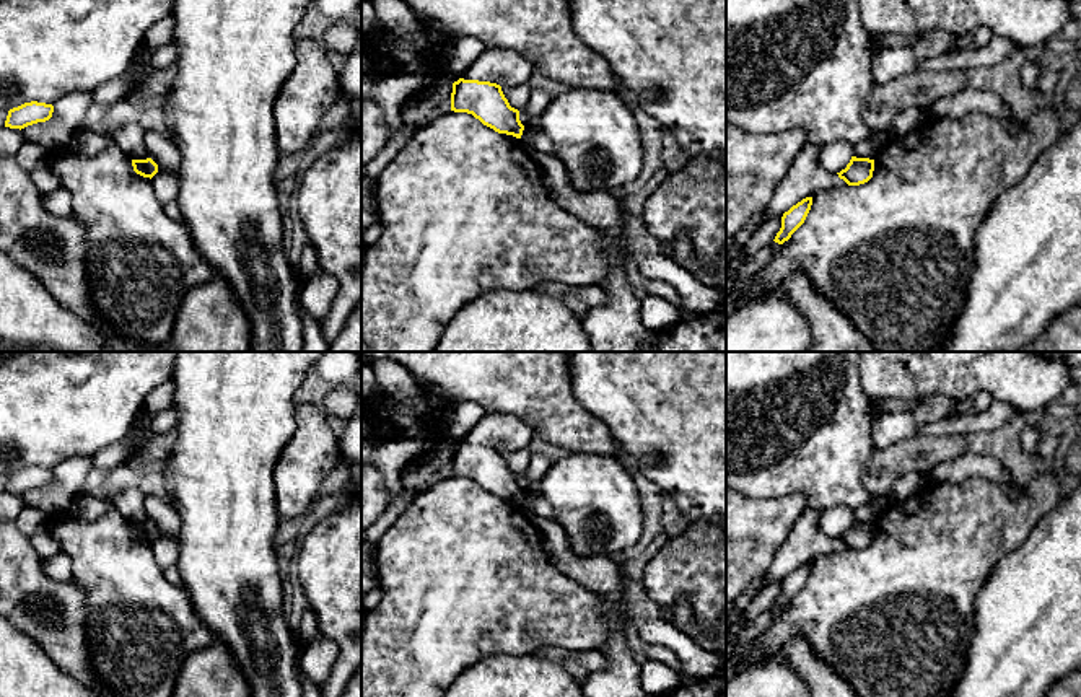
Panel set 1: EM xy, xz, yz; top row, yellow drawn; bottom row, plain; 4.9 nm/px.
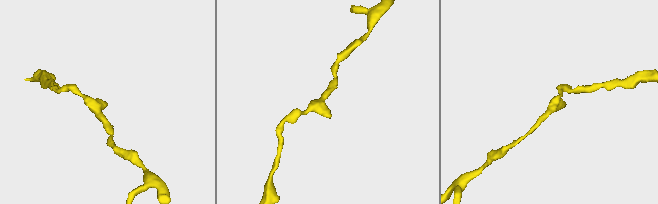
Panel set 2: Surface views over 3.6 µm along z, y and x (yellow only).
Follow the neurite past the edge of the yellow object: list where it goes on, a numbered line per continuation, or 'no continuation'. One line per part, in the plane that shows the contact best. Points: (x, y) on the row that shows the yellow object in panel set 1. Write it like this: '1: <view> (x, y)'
no continuation

